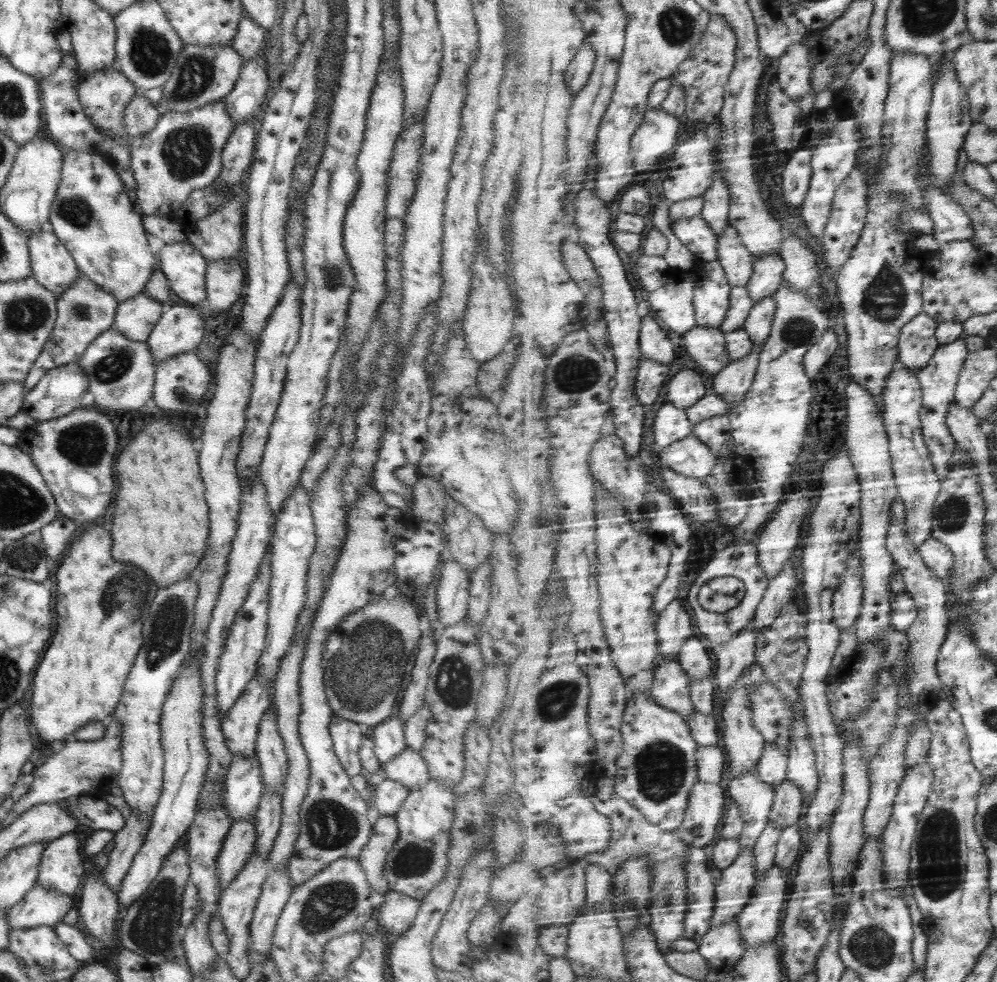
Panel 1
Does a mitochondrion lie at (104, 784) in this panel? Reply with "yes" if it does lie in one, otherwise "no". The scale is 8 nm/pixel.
no

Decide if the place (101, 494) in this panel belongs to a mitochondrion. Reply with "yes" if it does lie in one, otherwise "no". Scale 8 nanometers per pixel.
no

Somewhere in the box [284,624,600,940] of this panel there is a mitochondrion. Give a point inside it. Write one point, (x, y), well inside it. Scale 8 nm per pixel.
(333, 901)

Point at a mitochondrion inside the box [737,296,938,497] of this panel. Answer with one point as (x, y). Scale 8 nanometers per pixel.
(799, 332)

